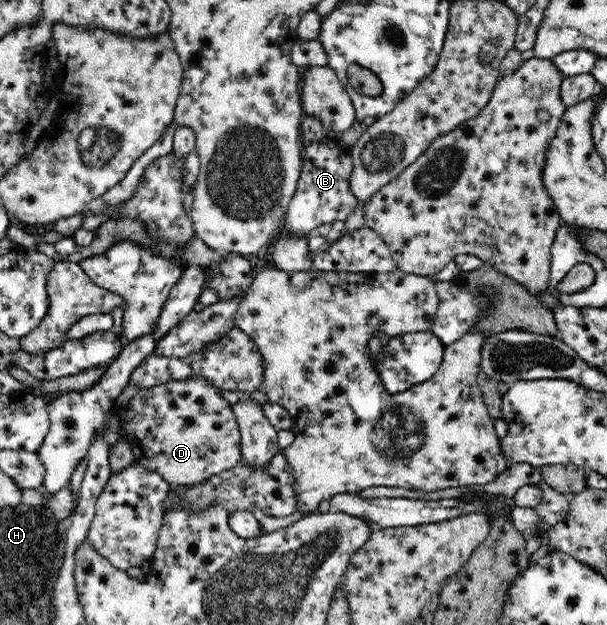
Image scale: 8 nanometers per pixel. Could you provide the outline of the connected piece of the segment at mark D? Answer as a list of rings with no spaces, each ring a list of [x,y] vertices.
[[[191,374],[185,380],[171,380],[165,384],[139,390],[129,400],[123,418],[114,412],[114,431],[132,448],[134,461],[131,464],[139,463],[145,469],[157,472],[163,480],[173,486],[203,483],[211,476],[240,464],[242,452],[238,422],[232,404],[227,402],[220,392],[221,388],[197,374]]]

